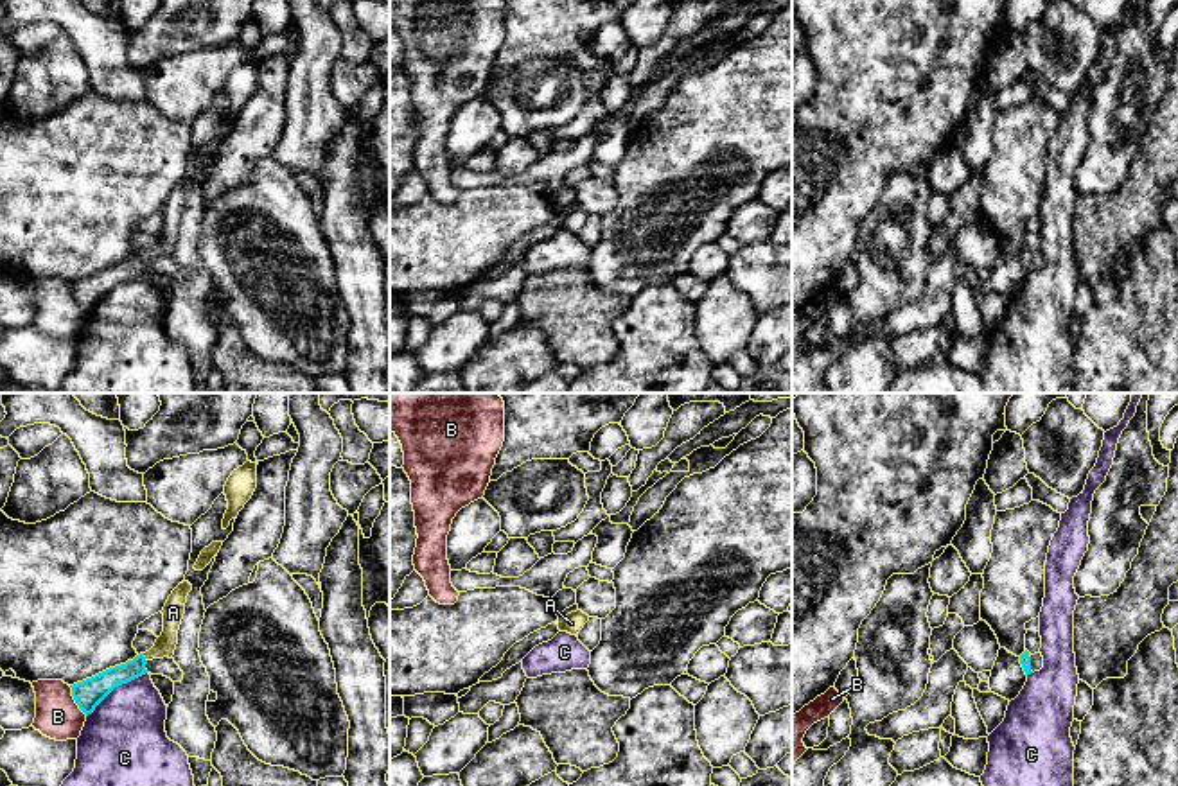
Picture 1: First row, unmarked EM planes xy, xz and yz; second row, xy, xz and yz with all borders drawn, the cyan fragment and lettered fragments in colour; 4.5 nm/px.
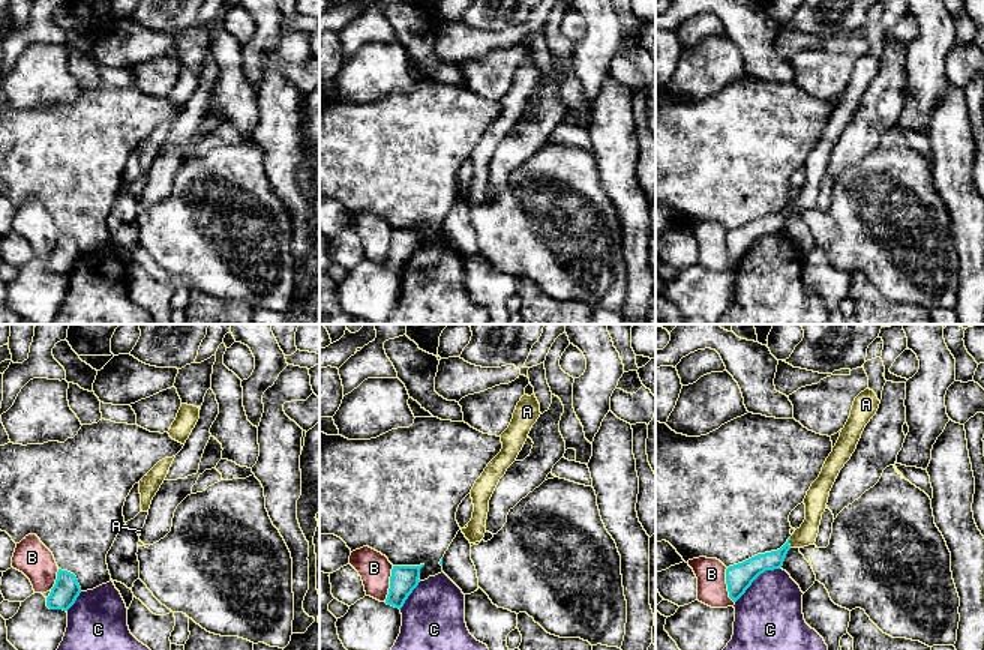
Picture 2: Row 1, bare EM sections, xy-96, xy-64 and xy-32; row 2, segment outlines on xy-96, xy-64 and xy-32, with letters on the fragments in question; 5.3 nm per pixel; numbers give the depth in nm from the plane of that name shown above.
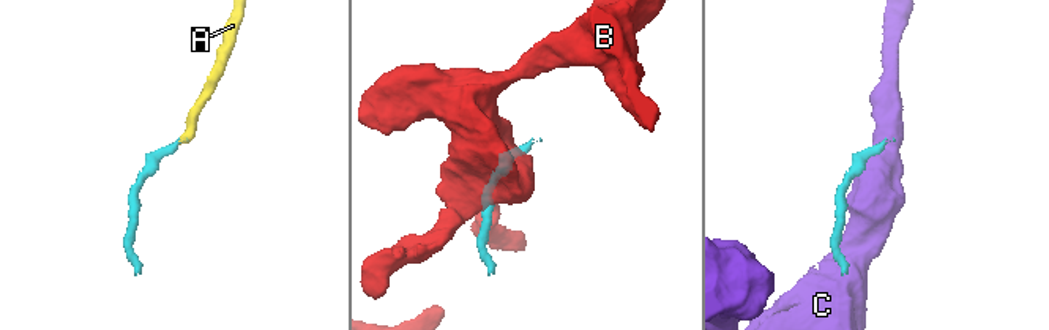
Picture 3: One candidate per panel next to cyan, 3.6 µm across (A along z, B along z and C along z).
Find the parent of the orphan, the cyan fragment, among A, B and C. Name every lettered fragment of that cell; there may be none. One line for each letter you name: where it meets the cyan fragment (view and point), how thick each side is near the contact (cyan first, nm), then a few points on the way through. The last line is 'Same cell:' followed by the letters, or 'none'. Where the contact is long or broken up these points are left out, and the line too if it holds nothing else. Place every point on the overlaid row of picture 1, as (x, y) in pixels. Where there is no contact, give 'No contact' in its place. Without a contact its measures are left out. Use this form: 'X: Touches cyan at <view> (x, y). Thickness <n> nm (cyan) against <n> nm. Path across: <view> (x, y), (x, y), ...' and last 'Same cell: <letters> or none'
A: Touches cyan at xy (144, 657). Thickness 110 nm (cyan) against 100 nm. Path across: xy (97, 688), (130, 672), (144, 657), (169, 637), (173, 612)
Same cell: A

